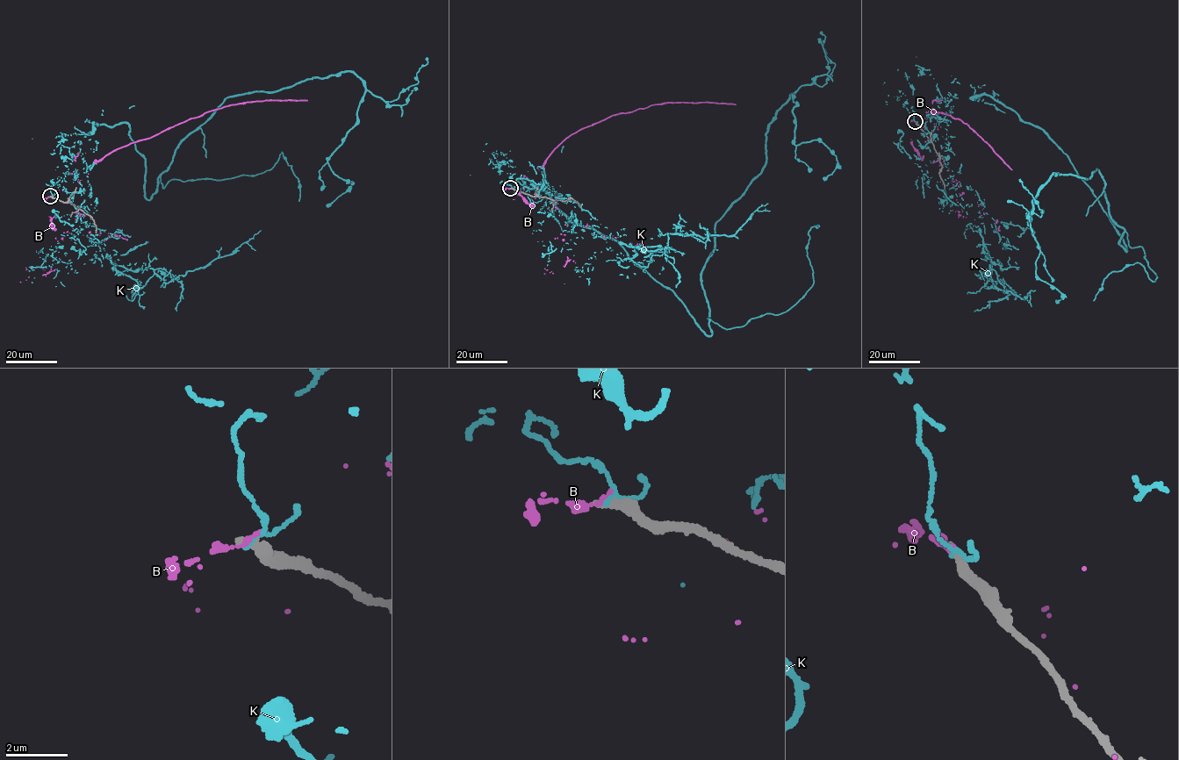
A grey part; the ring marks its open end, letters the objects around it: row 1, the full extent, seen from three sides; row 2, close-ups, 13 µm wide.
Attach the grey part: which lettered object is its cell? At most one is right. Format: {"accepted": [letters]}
{"accepted": []}

